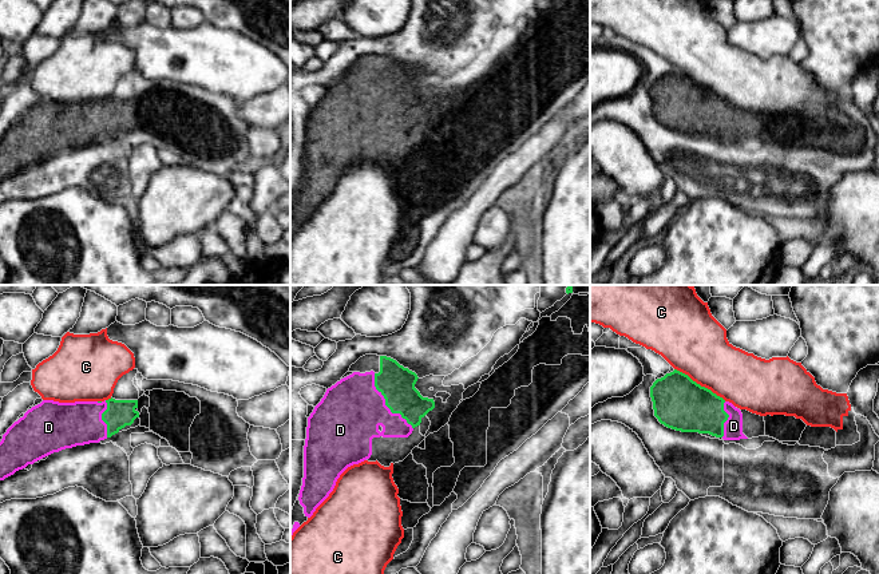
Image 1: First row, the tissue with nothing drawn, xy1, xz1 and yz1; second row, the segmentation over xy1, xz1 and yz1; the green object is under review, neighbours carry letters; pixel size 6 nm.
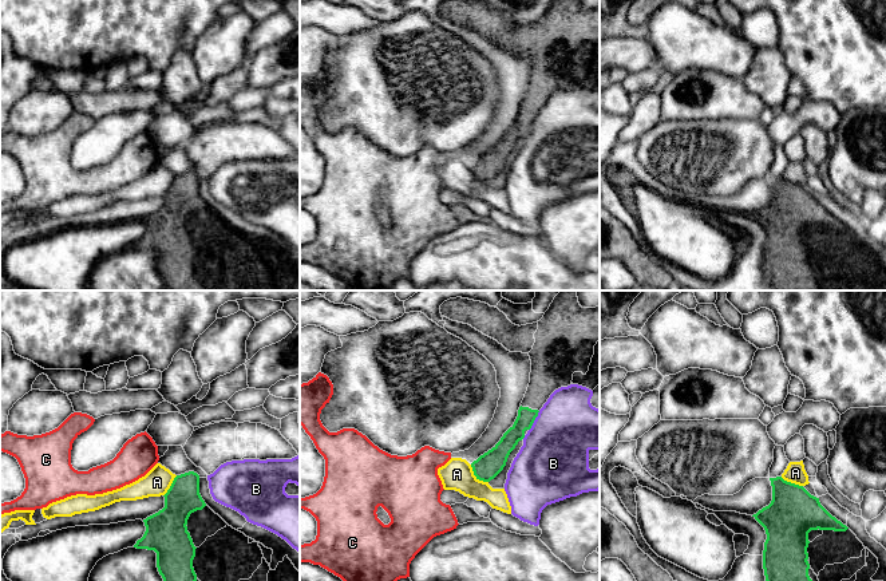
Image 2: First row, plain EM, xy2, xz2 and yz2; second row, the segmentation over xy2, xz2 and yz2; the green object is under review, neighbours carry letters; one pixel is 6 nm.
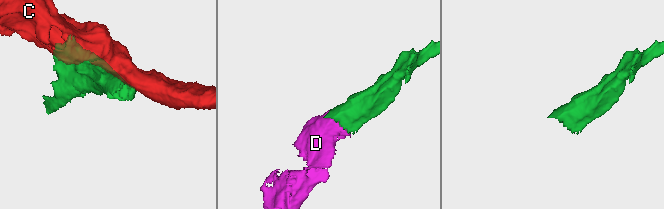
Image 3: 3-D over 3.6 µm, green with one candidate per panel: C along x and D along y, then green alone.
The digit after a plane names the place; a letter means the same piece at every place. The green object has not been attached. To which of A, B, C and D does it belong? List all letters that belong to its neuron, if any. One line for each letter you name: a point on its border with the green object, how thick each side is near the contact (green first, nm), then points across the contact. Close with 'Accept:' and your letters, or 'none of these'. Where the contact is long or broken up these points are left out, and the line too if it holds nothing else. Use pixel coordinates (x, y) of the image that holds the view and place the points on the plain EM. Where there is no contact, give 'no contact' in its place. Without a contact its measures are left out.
D: meets green in xz1 at (385, 105); 220 nm thick on the green side, 380 nm on the other
Accept: D

